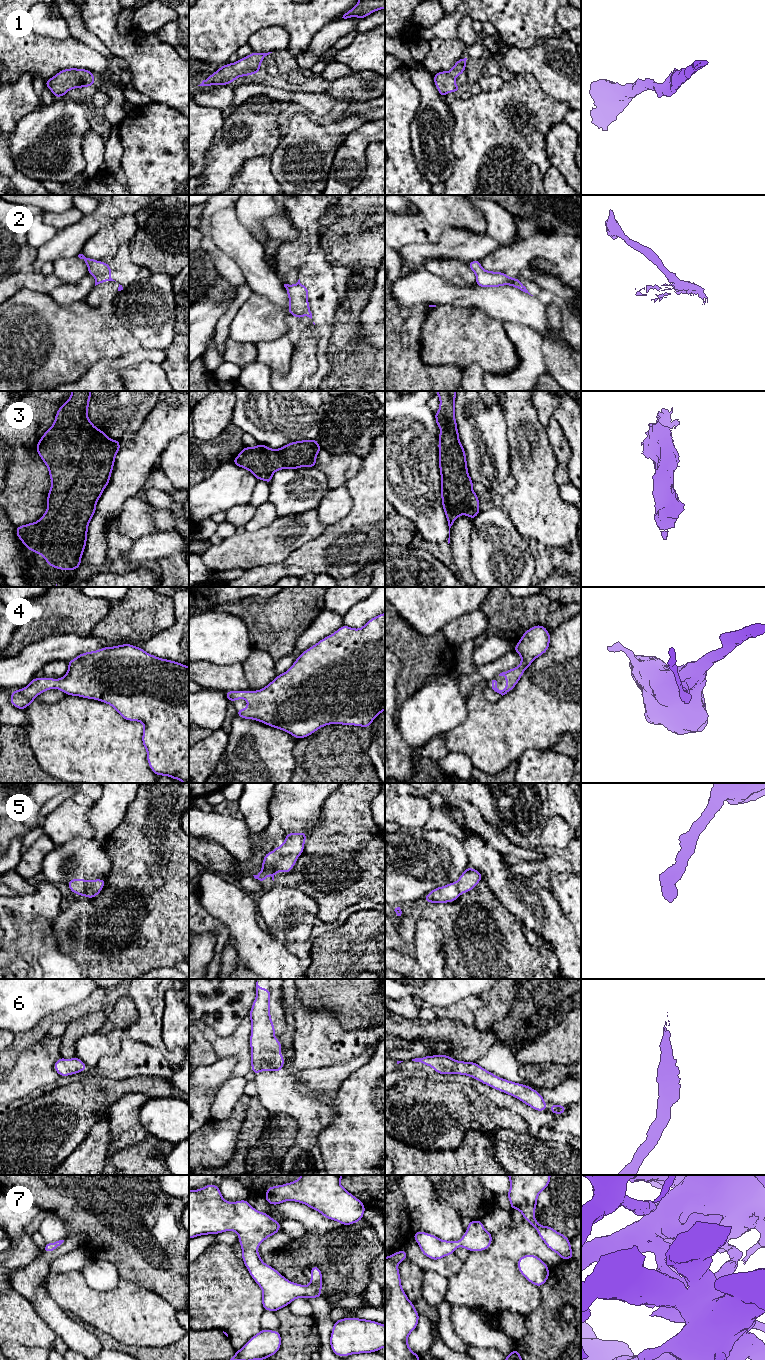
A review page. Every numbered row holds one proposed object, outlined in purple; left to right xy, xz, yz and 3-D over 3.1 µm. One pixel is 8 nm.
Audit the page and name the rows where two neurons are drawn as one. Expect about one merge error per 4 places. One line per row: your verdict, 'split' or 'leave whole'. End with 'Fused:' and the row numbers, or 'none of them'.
1: leave whole
2: leave whole
3: leave whole
4: leave whole
5: leave whole
6: leave whole
7: leave whole
Fused: none of them

